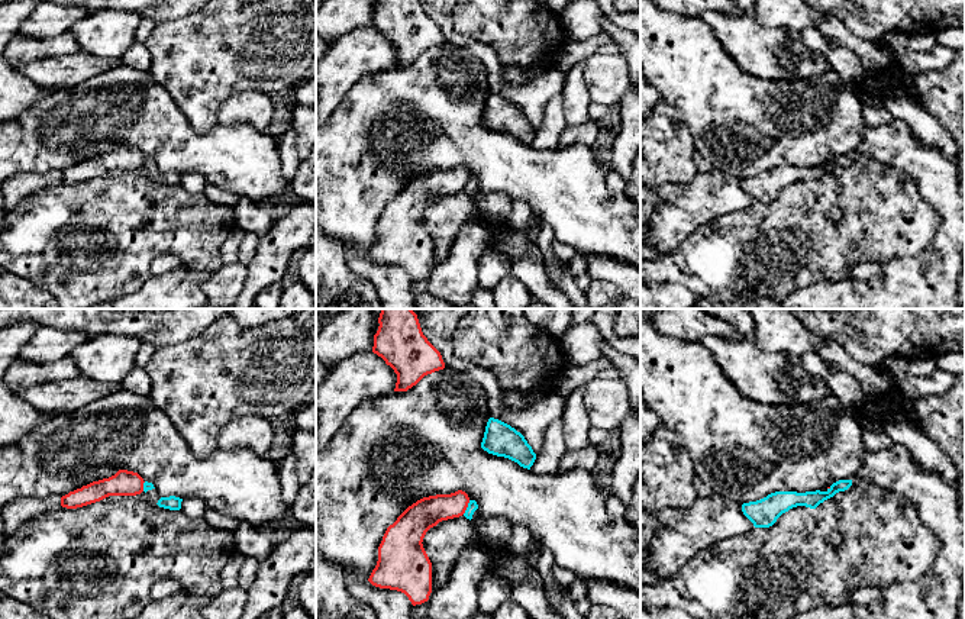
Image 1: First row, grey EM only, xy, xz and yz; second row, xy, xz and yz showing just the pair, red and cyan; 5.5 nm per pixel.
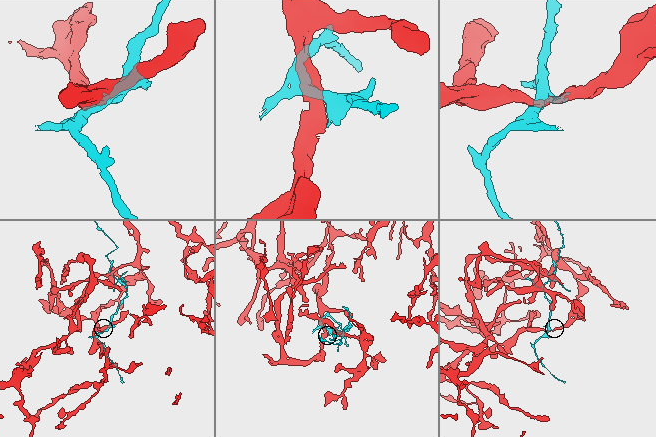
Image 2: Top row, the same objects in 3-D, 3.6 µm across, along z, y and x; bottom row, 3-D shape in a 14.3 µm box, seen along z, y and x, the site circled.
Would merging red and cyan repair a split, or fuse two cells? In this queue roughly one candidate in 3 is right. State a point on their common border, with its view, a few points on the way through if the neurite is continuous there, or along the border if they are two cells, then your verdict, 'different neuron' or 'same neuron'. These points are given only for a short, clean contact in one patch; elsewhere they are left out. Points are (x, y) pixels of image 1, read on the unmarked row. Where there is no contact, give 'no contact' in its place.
contact xz (467, 181); different neuron

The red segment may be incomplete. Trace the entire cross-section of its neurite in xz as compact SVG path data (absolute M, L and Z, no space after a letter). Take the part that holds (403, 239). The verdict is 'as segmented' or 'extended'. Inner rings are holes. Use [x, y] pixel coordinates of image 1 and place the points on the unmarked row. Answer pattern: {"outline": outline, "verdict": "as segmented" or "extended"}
{"outline": "M458 165L417 175L390 200L378 222L378 236L368 257L404 268L413 281L429 275L432 238L423 223L426 207L442 196L465 188L469 173Z", "verdict": "as segmented"}

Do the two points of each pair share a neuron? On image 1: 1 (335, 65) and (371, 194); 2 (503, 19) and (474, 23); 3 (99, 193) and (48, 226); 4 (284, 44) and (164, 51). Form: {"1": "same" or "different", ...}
{"1": "different", "2": "same", "3": "same", "4": "same"}

